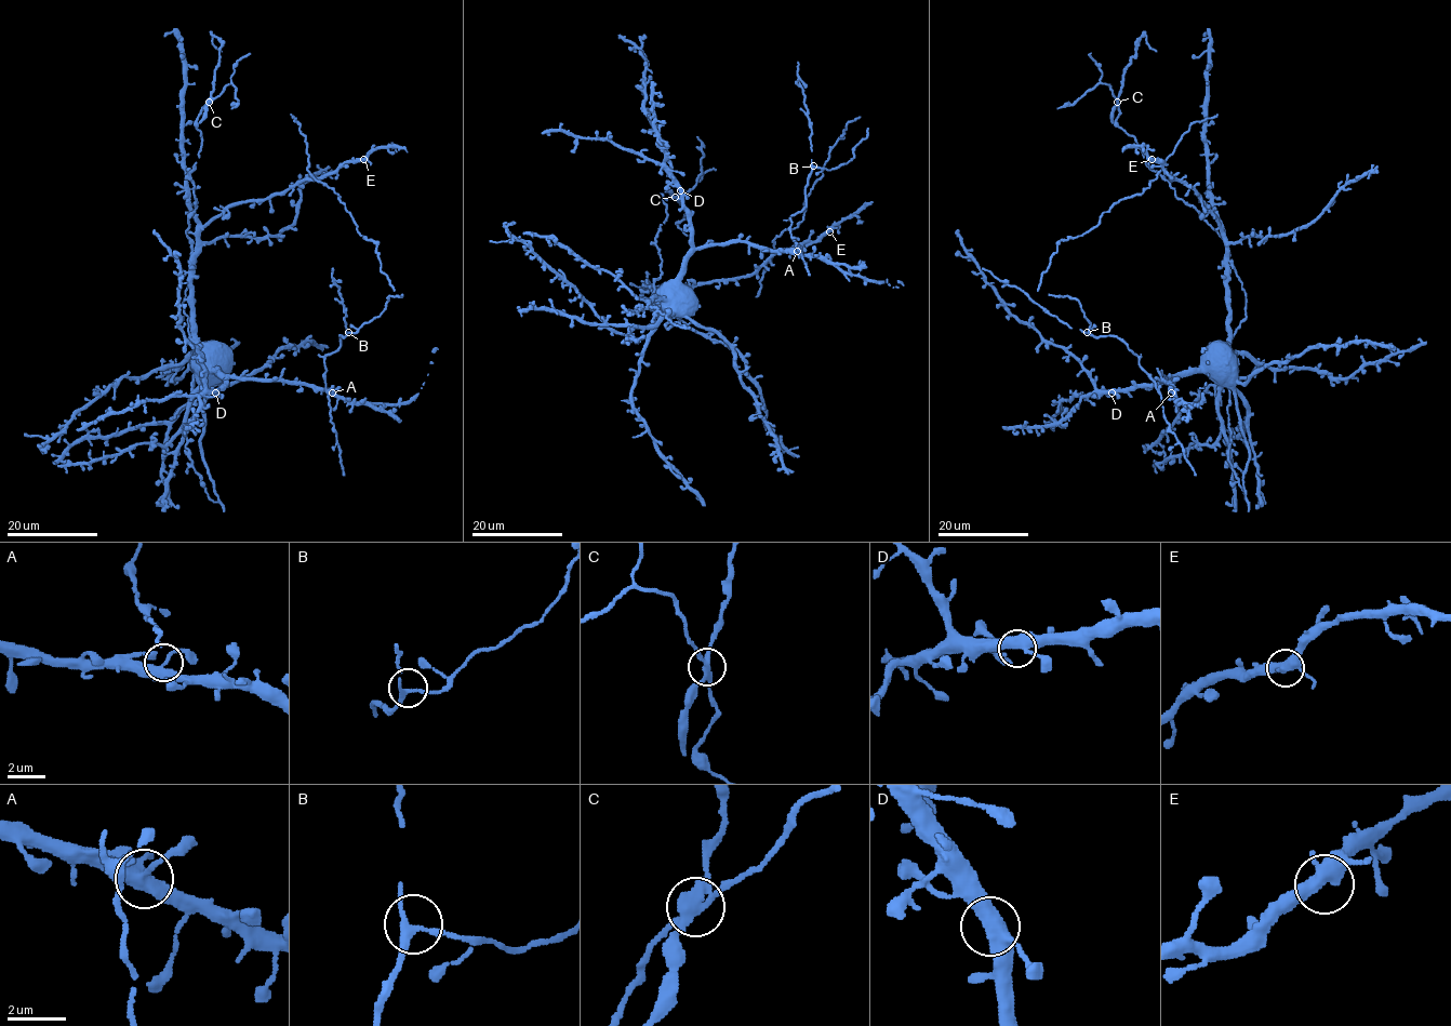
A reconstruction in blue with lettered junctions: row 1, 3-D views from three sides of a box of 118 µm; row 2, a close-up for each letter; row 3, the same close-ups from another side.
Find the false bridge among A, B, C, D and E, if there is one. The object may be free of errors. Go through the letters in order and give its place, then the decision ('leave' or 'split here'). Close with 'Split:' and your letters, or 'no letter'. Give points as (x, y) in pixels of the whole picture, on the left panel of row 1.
A: place (332, 392); leave
B: place (348, 332); leave
C: place (209, 102); split here
D: place (215, 392); leave
E: place (363, 159); leave
Split: C

